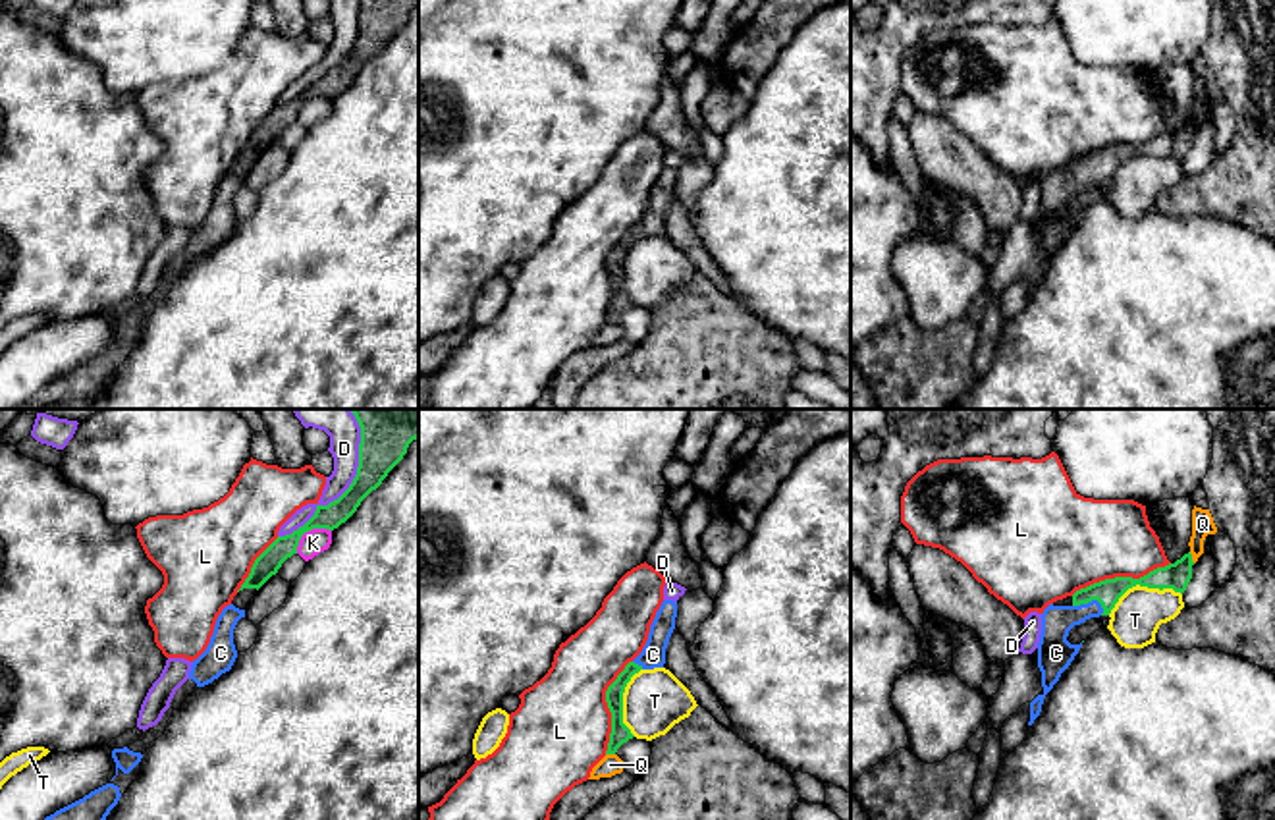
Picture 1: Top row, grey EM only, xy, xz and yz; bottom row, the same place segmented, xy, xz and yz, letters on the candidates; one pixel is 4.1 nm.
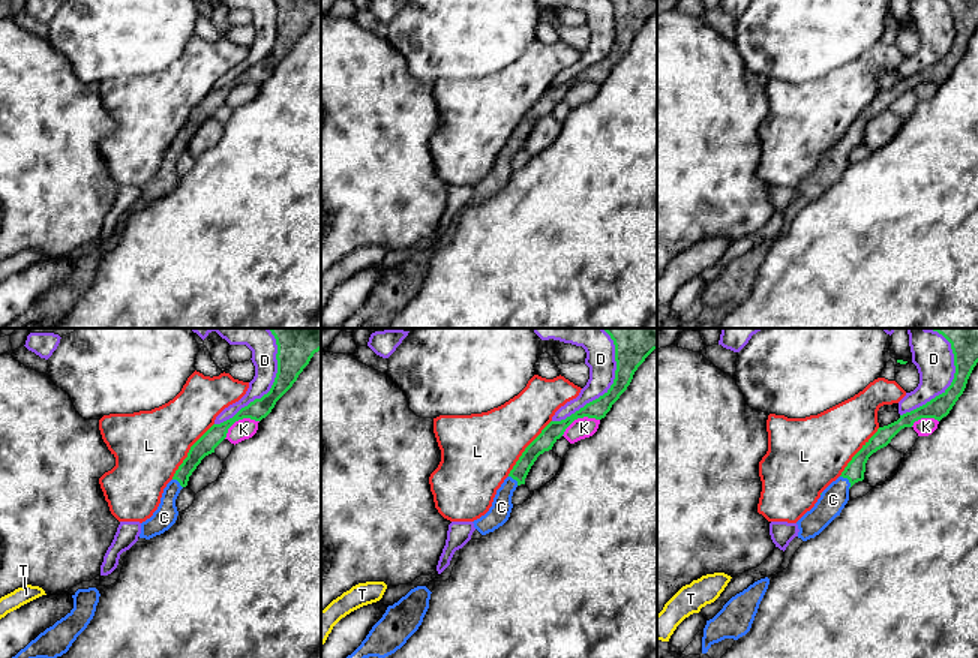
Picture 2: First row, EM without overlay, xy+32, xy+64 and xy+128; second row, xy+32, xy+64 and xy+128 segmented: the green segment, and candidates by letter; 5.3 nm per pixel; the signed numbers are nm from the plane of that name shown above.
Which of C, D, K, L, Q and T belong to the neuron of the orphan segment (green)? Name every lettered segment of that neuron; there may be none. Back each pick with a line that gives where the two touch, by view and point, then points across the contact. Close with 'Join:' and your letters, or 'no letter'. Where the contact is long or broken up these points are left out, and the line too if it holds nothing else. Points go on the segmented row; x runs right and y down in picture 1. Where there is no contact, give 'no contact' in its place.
C: meets green in yz at (1090, 601); runs through yz (1108, 593), (1090, 601), (1054, 635), (1054, 647)
Join: C

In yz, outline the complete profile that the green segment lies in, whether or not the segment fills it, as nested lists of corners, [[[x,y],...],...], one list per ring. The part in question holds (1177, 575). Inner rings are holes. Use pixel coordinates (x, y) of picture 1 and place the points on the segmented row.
[[[1188,552],[1175,563],[1157,567],[1140,579],[1115,577],[1080,588],[1072,594],[1071,606],[1049,604],[1042,614],[1042,635],[1038,642],[1038,668],[1042,671],[1044,693],[1030,702],[1028,725],[1040,716],[1045,695],[1082,646],[1082,642],[1071,644],[1067,641],[1074,625],[1090,617],[1109,615],[1119,598],[1136,585],[1159,590],[1173,588],[1182,594],[1192,579],[1192,565],[1192,554]]]

